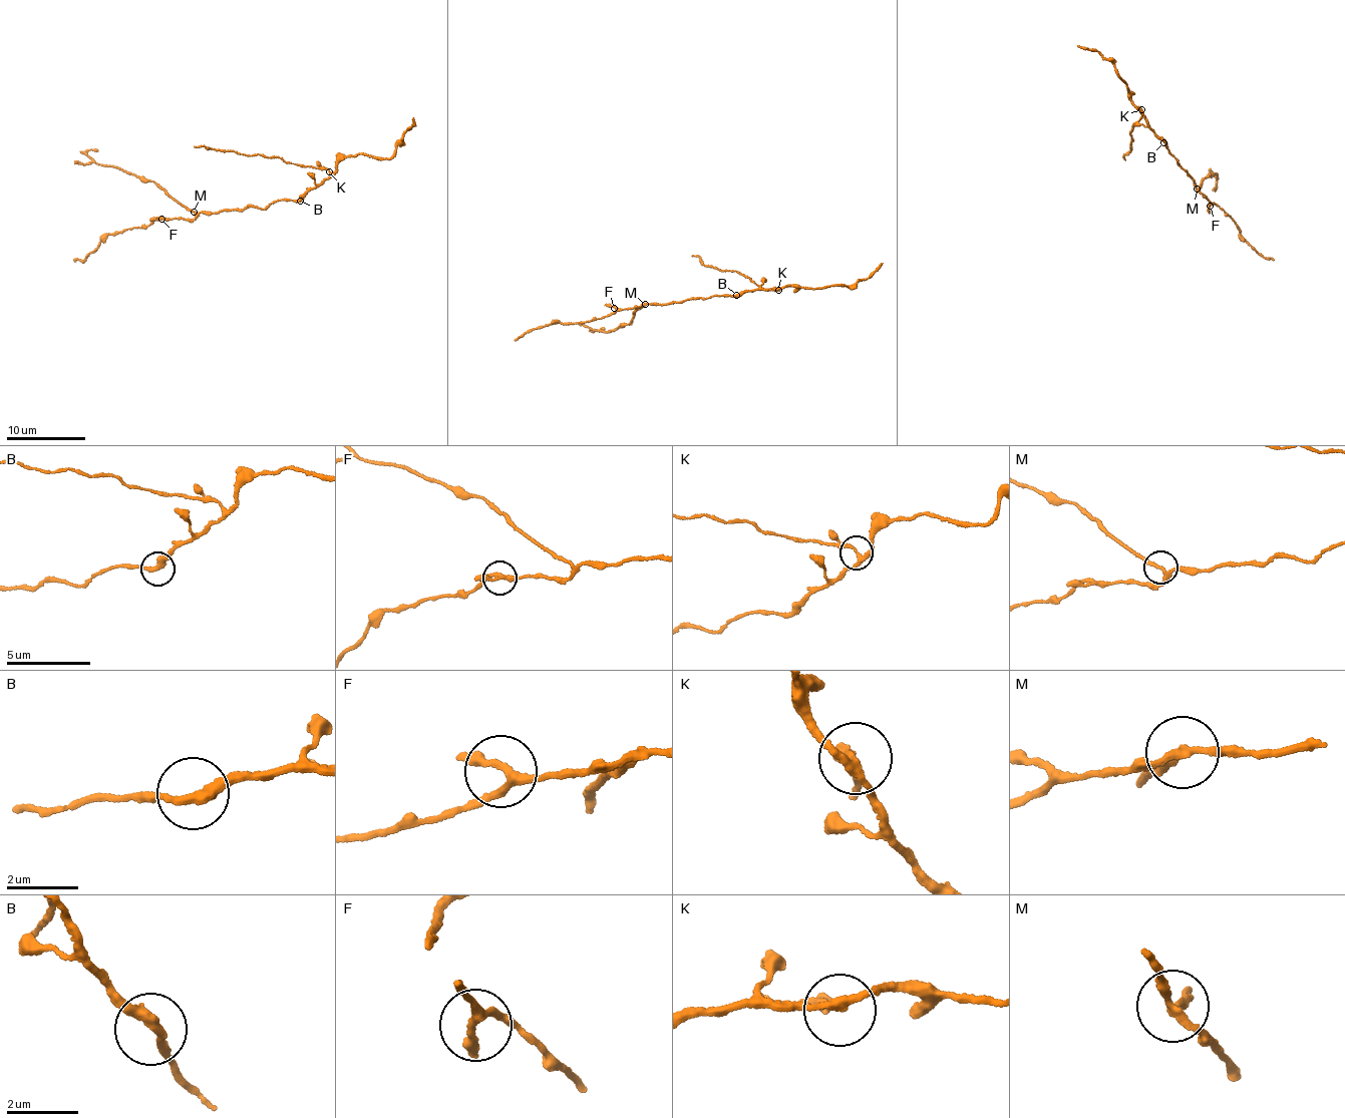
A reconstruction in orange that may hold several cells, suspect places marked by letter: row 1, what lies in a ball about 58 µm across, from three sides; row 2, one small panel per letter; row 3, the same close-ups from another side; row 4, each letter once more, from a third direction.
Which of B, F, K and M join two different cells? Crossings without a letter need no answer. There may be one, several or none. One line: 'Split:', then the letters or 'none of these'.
Split: K, M

